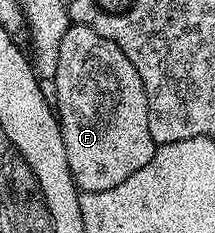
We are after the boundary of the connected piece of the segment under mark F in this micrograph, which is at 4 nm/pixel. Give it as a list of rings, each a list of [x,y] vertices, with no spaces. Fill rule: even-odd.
[[[68,25],[61,40],[53,85],[53,106],[59,119],[65,156],[69,160],[69,172],[82,193],[117,188],[121,180],[129,180],[133,172],[141,172],[141,168],[153,160],[157,147],[153,136],[149,136],[149,104],[145,88],[141,84],[141,76],[137,76],[137,68],[133,68],[117,43],[101,36],[91,26]]]

